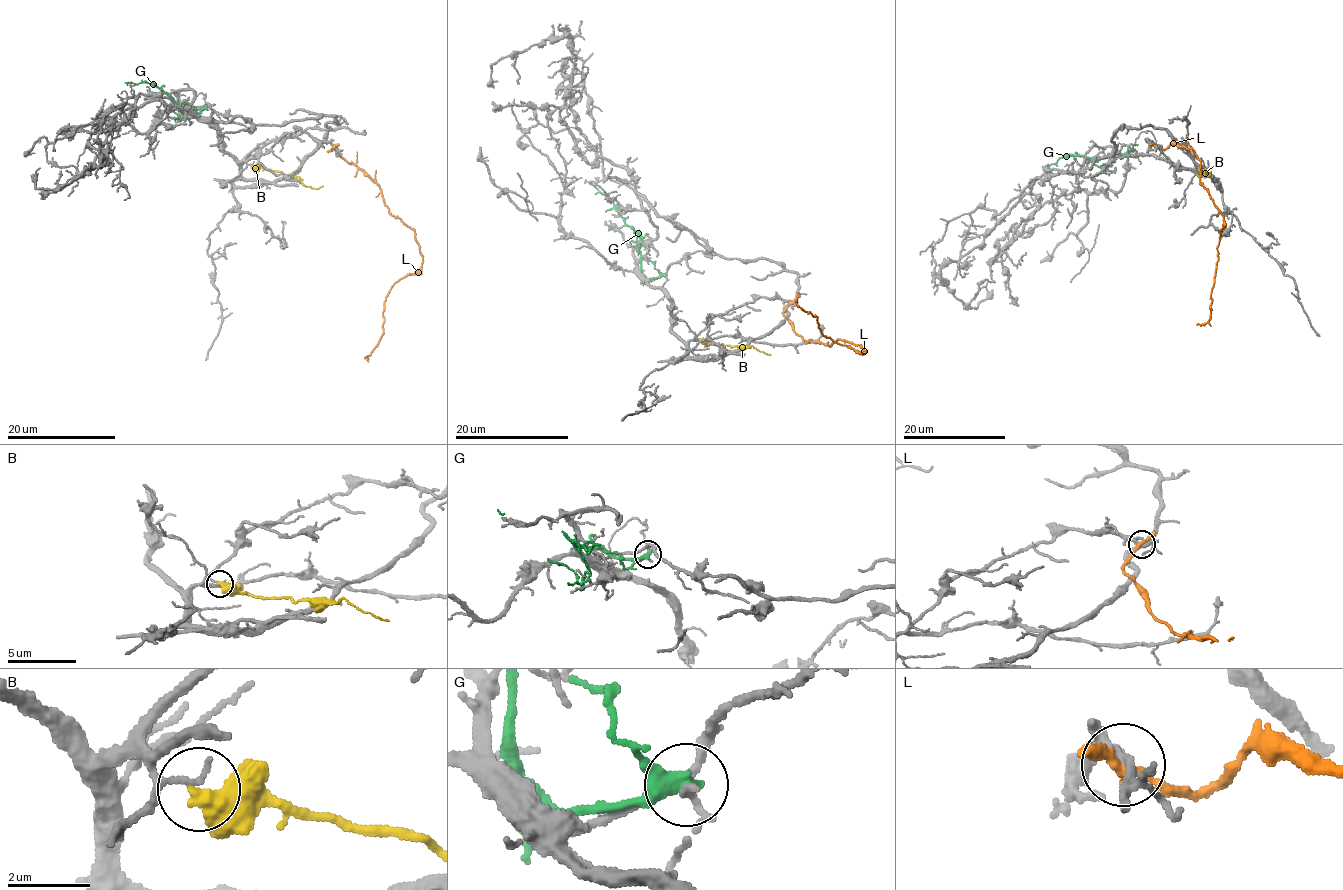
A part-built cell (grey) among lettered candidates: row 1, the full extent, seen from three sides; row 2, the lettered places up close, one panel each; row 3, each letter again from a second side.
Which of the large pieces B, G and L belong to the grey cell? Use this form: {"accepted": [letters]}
{"accepted": []}

